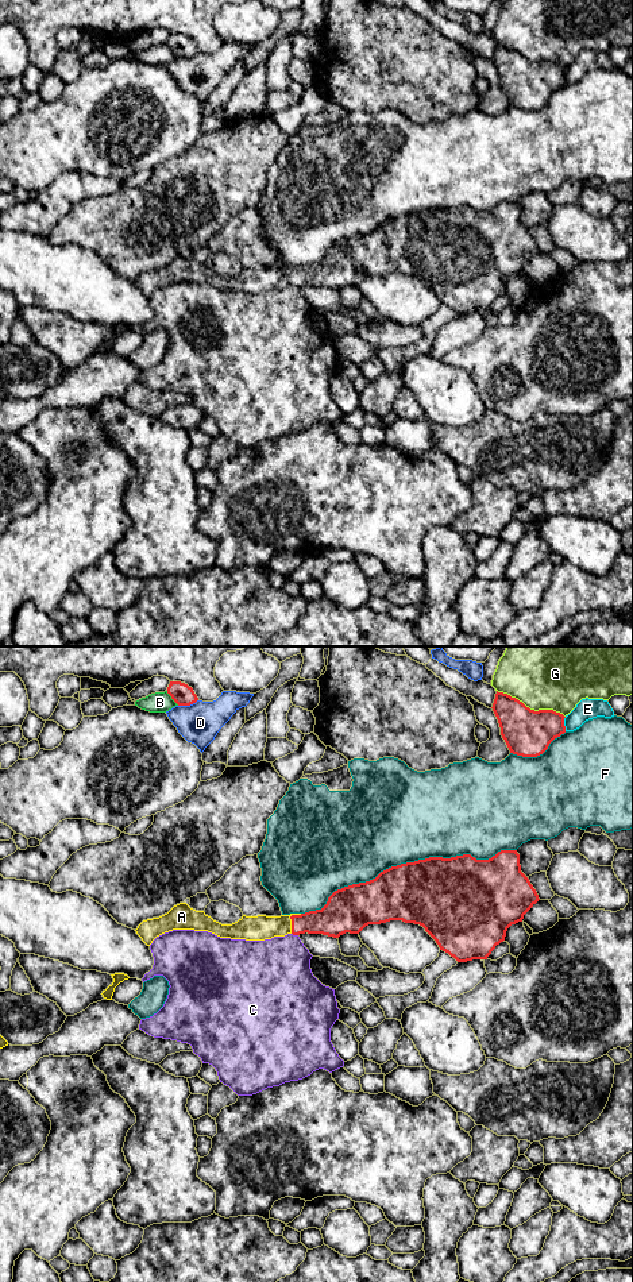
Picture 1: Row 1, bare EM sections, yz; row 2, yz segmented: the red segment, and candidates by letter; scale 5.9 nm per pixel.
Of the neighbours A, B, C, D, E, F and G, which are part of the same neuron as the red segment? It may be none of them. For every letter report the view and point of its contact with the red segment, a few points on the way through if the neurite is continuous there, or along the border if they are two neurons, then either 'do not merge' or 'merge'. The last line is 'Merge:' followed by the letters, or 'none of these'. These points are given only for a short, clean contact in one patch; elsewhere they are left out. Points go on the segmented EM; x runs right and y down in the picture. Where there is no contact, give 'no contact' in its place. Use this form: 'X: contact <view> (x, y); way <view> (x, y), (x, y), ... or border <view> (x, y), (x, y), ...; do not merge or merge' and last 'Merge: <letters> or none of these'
A: contact yz (290, 918); way yz (332, 919), (290, 918), (281, 926), (261, 927); merge
B: contact yz (172, 698); border yz (166, 691), (178, 705); do not merge
C: contact yz (294, 934); border yz (292, 933), (297, 935); do not merge
D: contact yz (188, 705); do not merge
E: contact yz (563, 723); do not merge
F: contact yz (406, 862); do not merge
G: contact yz (529, 709); do not merge
Merge: A

